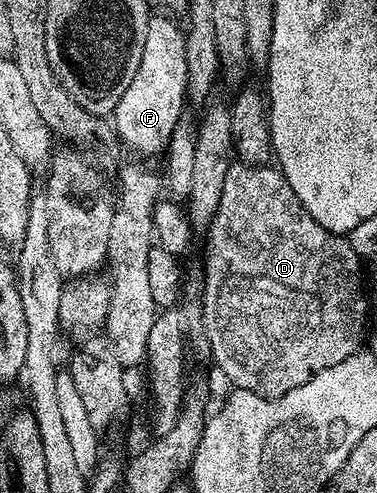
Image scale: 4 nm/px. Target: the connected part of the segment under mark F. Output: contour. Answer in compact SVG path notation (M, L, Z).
M150 17L147 24L147 40L143 40L143 60L139 60L139 72L135 80L127 84L123 100L119 100L111 121L119 135L133 150L141 154L164 155L169 149L171 134L181 111L186 109L188 88L187 56L185 55L185 30L172 22L172 17Z

